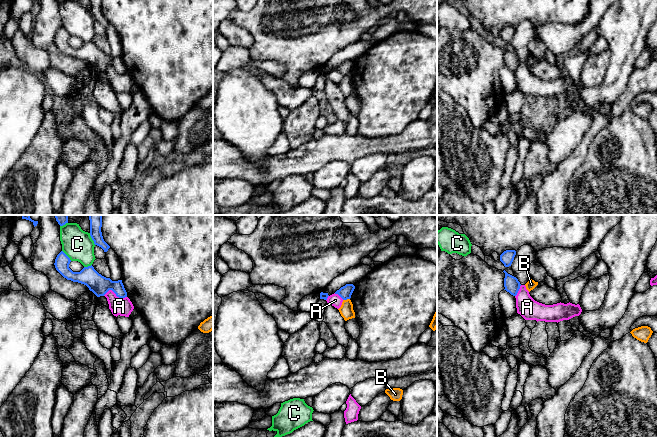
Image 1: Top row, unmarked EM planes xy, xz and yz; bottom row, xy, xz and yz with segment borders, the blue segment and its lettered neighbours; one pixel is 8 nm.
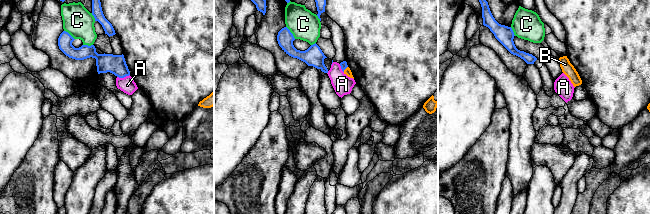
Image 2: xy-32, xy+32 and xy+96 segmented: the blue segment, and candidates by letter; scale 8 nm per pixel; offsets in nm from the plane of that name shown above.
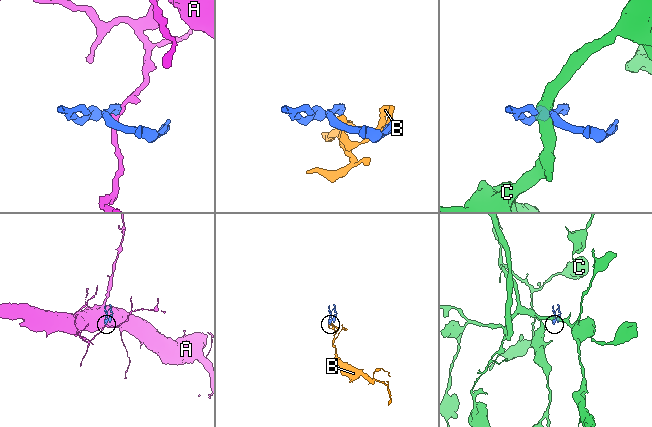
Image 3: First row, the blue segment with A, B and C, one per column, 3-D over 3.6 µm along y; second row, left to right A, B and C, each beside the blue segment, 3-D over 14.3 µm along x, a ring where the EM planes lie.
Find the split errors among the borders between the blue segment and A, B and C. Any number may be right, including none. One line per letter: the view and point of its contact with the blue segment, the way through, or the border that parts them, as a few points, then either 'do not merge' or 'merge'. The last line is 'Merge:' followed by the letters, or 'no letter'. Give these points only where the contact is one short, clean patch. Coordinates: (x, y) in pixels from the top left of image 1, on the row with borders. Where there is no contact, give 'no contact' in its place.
A: contact xy (115, 293); border xy (103, 295), (111, 290), (119, 297), (126, 297); do not merge
B: contact xz (346, 299); border xz (349, 298), (343, 300); do not merge
C: contact xy (92, 239); do not merge
Merge: no letter

